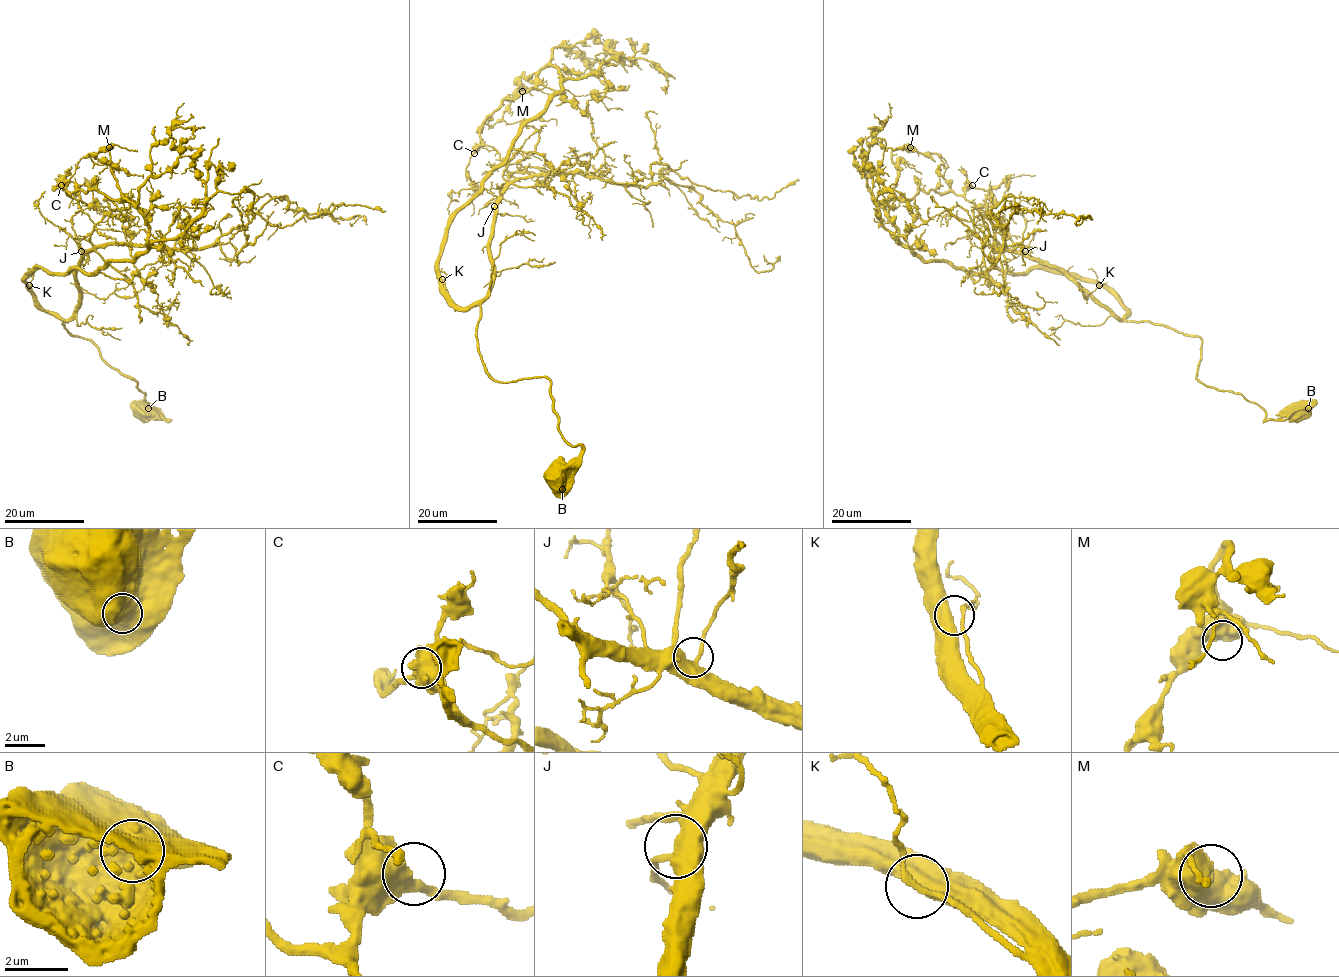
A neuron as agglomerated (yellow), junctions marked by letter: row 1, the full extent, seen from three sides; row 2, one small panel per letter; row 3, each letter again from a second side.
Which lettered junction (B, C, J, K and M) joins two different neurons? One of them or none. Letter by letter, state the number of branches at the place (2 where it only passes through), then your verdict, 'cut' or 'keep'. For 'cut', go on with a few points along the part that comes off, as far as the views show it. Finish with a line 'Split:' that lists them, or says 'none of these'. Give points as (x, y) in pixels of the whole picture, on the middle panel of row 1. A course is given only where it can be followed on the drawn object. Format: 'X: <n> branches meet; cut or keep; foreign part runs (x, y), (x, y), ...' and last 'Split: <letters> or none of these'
B: 1 branches meet; keep
C: 2 branches meet; keep
J: 2 branches meet; keep
K: 1 branches meet; keep
M: 1 branches meet; keep
Split: none of these

